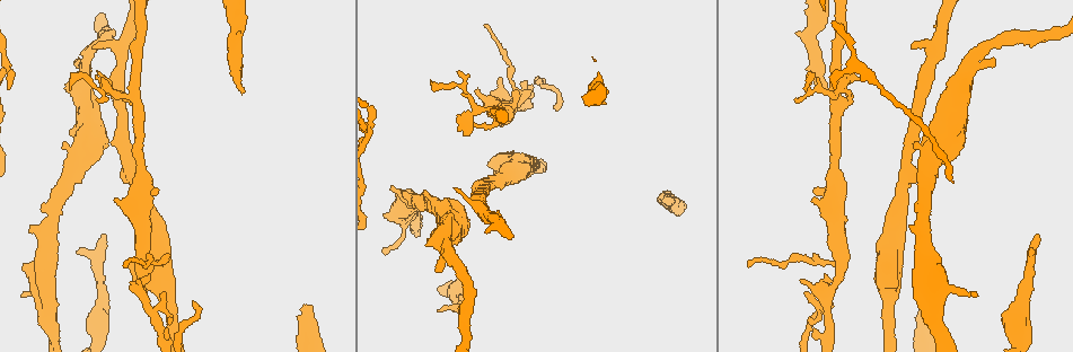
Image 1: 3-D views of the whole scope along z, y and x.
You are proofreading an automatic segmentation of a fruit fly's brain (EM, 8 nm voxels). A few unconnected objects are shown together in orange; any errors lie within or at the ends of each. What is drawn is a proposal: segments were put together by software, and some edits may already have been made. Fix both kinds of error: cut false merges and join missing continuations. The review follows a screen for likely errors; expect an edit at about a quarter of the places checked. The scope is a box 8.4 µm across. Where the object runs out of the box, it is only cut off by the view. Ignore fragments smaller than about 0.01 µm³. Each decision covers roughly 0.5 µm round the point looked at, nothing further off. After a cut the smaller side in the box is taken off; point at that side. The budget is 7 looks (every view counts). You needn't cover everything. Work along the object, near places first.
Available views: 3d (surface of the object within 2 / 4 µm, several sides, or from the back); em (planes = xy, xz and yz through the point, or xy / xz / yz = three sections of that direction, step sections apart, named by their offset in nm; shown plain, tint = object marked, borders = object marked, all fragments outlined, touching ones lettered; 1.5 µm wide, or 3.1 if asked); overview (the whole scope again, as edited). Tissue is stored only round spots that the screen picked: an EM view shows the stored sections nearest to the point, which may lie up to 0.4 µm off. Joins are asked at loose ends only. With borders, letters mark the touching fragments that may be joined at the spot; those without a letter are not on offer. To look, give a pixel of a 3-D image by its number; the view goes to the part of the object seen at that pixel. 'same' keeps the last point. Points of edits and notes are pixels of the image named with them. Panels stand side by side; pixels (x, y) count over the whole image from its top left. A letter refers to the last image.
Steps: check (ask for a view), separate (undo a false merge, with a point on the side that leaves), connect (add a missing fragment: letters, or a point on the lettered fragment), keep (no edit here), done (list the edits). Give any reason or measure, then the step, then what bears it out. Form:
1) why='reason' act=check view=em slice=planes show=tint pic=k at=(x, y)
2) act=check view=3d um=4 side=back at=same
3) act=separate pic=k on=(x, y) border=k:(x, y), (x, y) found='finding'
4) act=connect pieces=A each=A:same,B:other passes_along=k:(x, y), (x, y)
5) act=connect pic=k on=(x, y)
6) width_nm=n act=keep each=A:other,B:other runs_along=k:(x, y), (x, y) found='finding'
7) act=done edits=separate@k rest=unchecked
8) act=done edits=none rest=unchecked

why='branch stops here' act=check view=3d um=2 pic=1 at=(114, 197)

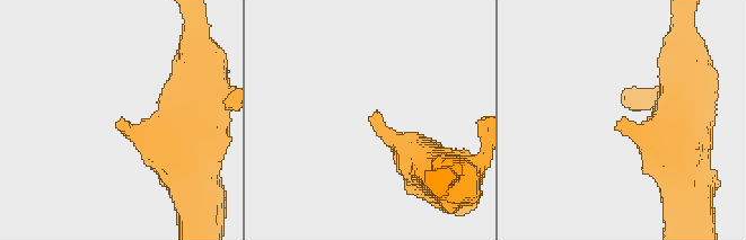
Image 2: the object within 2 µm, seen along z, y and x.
act=check view=em slice=planes show=borders pic=2 at=(123, 124)

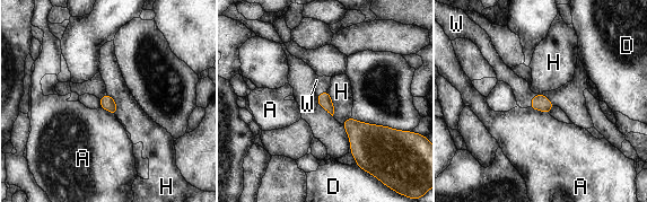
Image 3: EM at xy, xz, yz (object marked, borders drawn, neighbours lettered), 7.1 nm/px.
act=connect pieces=W each=A:other,D:other,H:other,W:same found='the neuron continues'

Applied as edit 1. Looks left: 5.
why='see it whole again' act=check view=overview

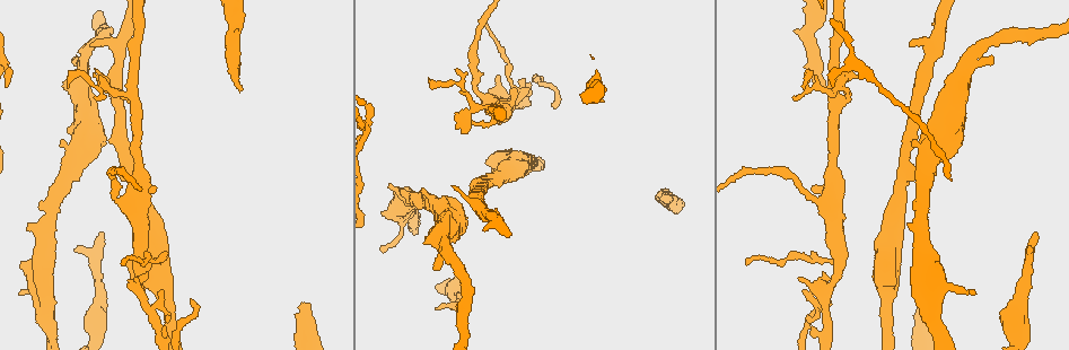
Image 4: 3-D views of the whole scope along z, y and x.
why='sudden change in width' act=check view=em slice=planes show=borders pic=4 at=(920, 220)

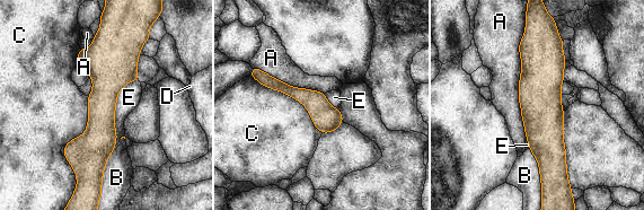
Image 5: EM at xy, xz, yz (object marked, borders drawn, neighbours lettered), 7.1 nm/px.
width_nm=190 act=keep each=A:other,B:other,C:other,D:other,E:other border=5:(138, 79), (117, 95), (115, 145) found='continuous, no second neuron'

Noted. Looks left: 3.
why='free end' act=check view=em slice=planes show=plain pic=4 at=(303, 305)

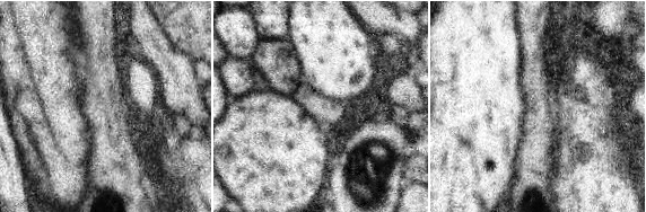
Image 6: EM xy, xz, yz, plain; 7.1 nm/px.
why='where the object lies' act=check view=em slice=planes show=tint at=same

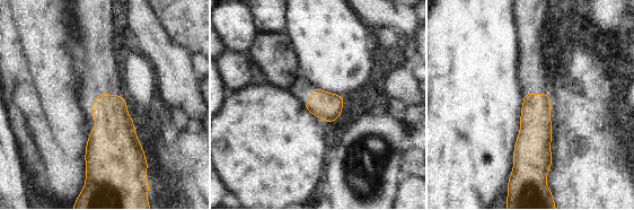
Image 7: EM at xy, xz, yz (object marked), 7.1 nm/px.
act=check view=em slice=planes show=borders at=same

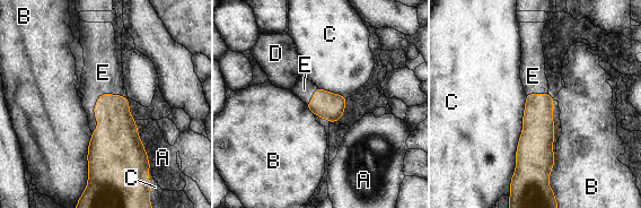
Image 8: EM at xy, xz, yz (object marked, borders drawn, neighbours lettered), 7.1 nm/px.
width_nm=190 act=connect pieces=E each=A:other,B:other,C:other,D:other,E:same found='it goes on there'

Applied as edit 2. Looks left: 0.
act=done edits=connect@3,connect@8 rest=unchecked

